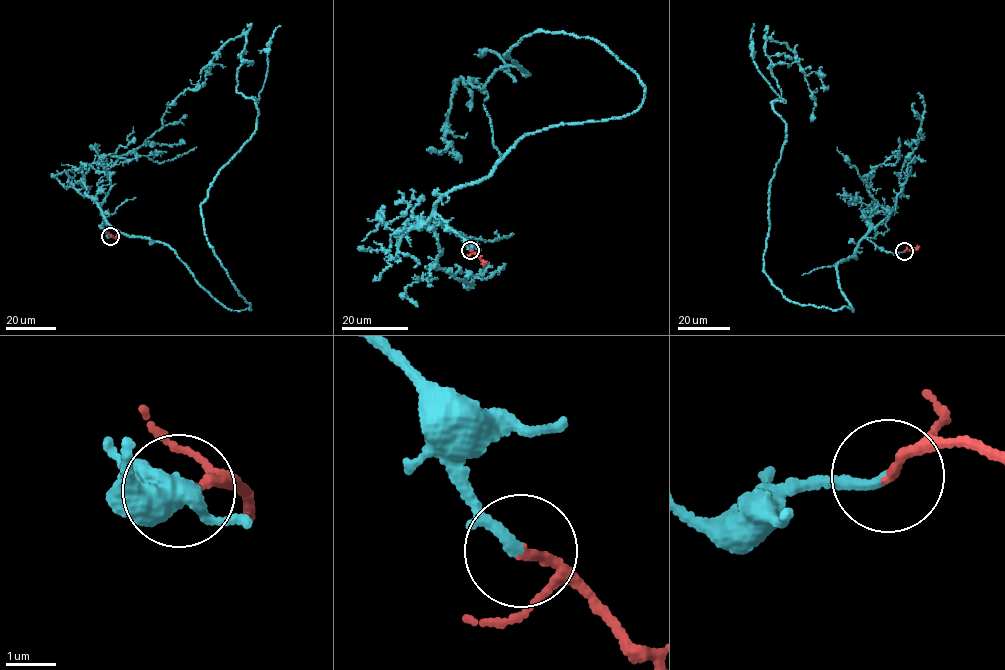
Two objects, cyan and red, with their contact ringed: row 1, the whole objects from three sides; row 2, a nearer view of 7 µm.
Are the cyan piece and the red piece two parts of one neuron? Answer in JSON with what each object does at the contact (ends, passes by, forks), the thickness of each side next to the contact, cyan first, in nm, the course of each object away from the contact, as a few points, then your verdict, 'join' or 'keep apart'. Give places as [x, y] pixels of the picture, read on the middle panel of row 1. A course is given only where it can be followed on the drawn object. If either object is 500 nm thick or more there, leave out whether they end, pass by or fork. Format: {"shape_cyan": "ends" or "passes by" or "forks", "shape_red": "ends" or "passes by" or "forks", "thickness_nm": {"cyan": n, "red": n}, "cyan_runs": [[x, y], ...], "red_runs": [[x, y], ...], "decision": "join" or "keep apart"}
{"shape_cyan": "ends", "shape_red": "ends", "thickness_nm": {"cyan": 220, "red": 190}, "cyan_runs": [[470, 250], [439, 199], [644, 87], [541, 31], [503, 56], [528, 75], [457, 81], [426, 150]], "red_runs": [[470, 250], [480, 258], [483, 266]], "decision": "join"}

